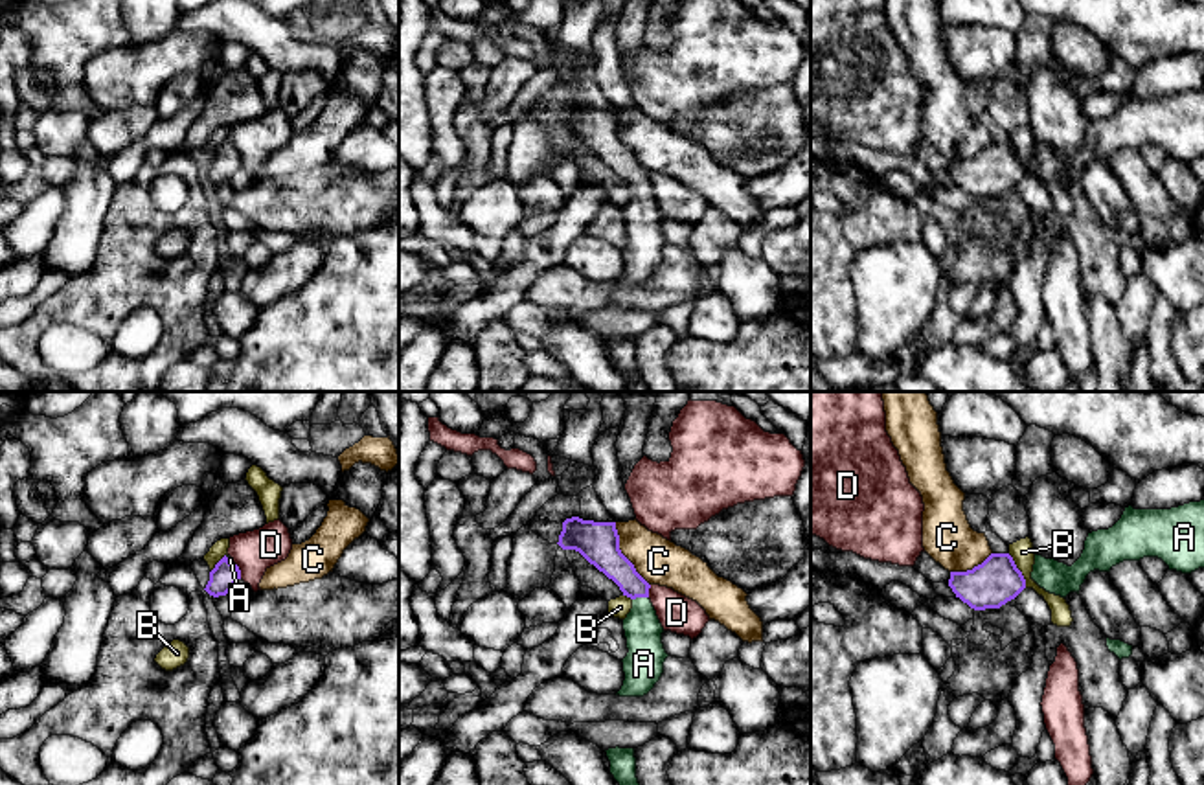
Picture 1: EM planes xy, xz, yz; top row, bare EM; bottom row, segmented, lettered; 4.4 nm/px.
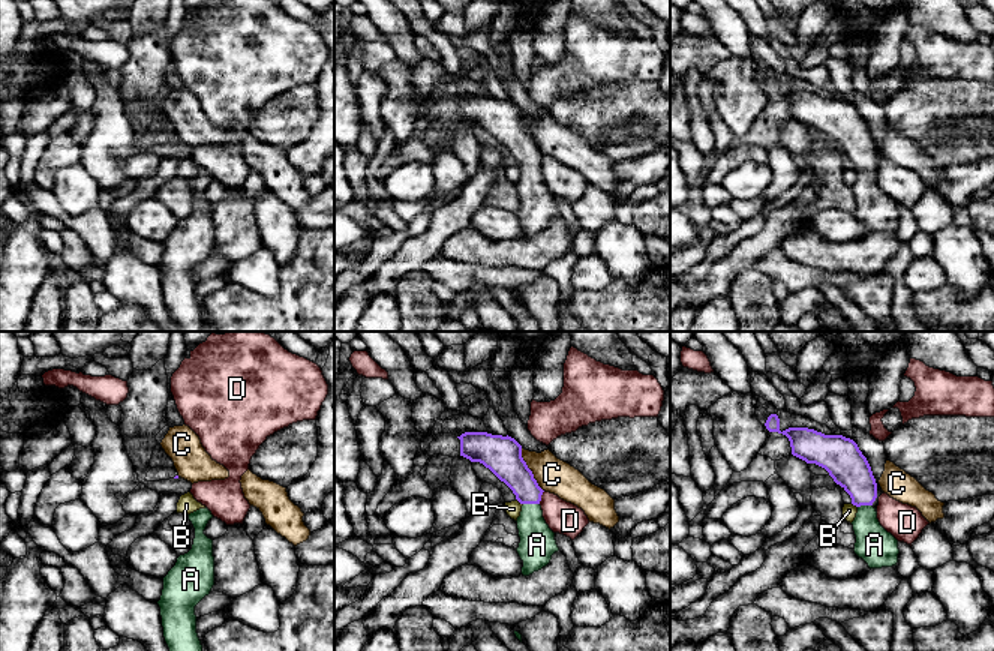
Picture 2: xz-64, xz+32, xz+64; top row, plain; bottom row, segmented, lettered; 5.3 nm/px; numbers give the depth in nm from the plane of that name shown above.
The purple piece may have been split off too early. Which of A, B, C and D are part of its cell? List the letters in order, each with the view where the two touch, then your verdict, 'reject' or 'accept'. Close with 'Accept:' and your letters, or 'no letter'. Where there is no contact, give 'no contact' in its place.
A: meets purple in xz; accept
B: meets purple in yz; reject
C: meets purple in xz; reject
D: meets purple in xy; reject
Accept: A

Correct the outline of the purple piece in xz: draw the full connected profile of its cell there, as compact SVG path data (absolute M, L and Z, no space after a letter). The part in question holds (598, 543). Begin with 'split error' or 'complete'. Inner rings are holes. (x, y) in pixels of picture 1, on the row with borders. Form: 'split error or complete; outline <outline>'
split error; outline M579 517L566 518L557 544L562 550L579 552L590 564L612 579L623 596L632 599L632 609L623 620L629 649L621 660L625 680L616 695L647 695L660 680L669 654L662 643L664 627L649 599L651 585L621 553L616 522L594 522Z

